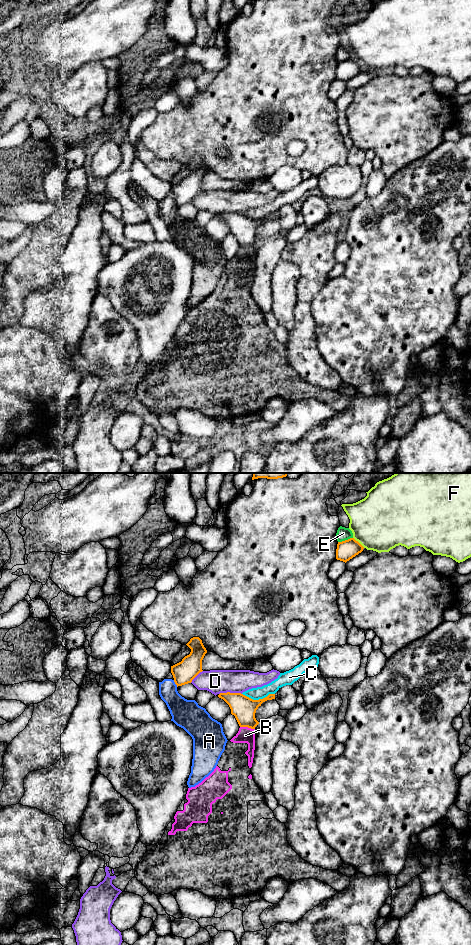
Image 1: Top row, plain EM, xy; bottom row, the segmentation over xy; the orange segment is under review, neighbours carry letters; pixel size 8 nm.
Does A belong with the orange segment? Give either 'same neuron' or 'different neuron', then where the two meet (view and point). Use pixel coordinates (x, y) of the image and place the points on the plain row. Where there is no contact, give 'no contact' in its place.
different neuron; contact xy (175, 203)

